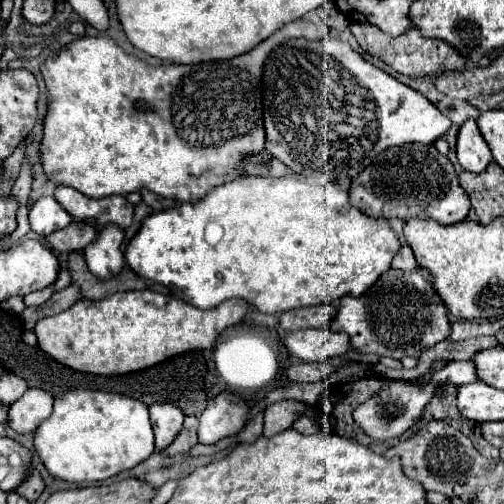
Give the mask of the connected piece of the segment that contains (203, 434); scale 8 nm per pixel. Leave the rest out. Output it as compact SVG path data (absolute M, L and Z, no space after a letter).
M233 393L217 395L199 415L199 443L215 445L225 437L239 433L245 425L247 411L249 409L241 397Z

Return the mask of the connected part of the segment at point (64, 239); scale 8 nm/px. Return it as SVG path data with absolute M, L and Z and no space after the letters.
M73 221L69 227L59 229L47 237L55 251L85 251L97 239L97 229L85 221Z

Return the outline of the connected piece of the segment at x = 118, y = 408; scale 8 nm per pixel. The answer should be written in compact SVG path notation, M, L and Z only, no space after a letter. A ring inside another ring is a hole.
M71 389L55 399L53 415L33 435L33 445L49 475L69 483L109 479L145 461L153 451L153 429L147 405L109 391Z

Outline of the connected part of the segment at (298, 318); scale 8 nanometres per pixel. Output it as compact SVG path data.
M315 305L315 307L299 307L281 315L279 325L285 331L309 329L309 327L327 327L335 317L337 305Z

